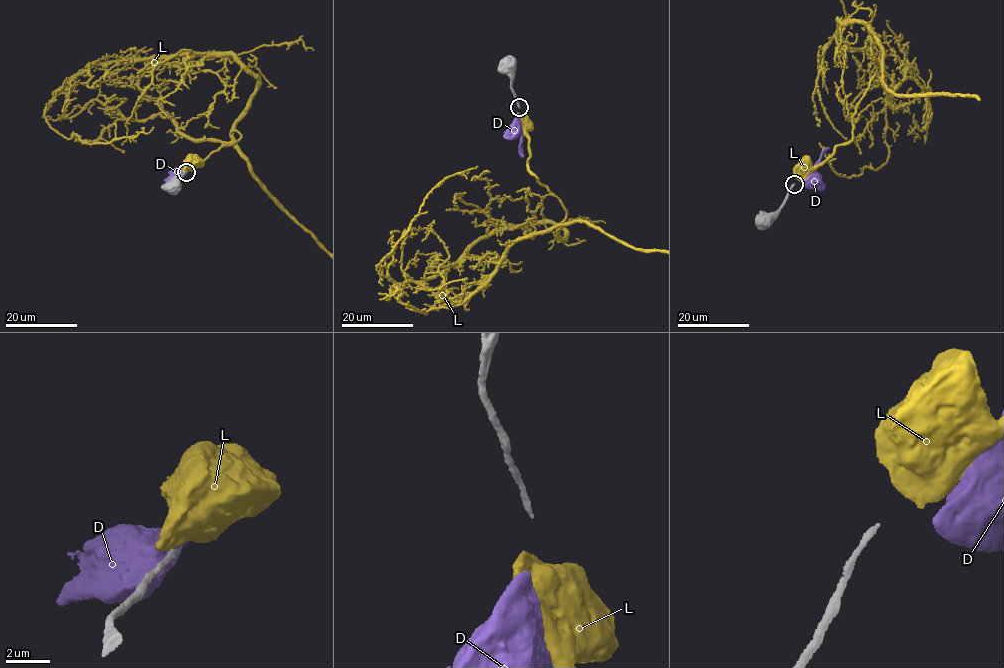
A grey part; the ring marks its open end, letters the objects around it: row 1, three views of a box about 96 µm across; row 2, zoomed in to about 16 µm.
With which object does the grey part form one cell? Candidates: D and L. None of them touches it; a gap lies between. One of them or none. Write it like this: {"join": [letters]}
{"join": []}

